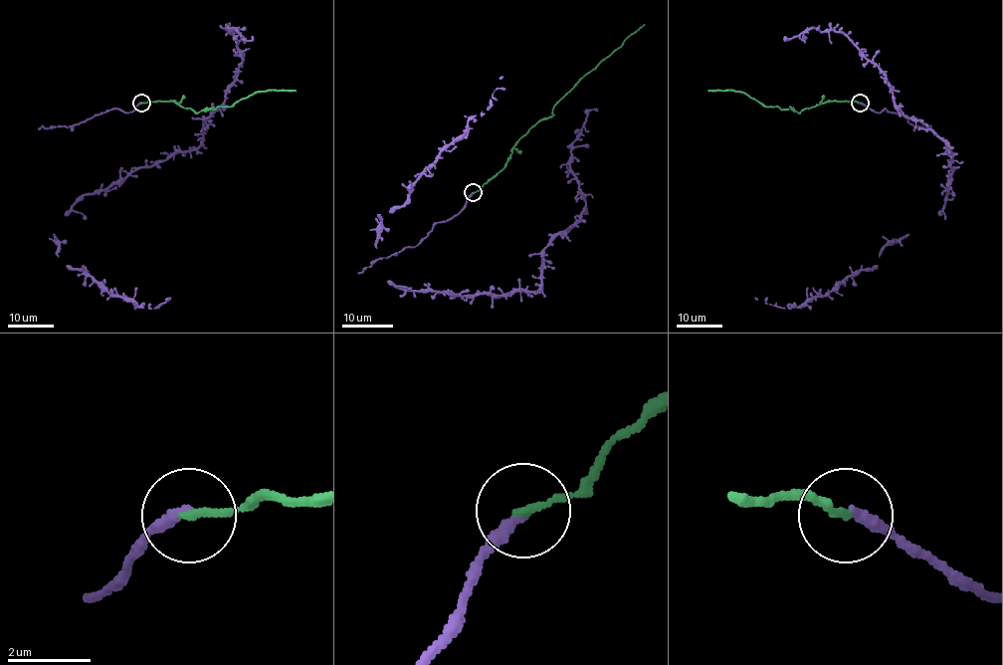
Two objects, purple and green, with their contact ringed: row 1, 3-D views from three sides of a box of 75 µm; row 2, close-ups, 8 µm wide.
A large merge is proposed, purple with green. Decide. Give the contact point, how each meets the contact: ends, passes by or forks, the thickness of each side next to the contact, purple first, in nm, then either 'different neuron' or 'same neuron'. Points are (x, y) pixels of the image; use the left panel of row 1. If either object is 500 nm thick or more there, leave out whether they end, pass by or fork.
(141, 103) | purple ends | green ends | 300/190 nm | same neuron

